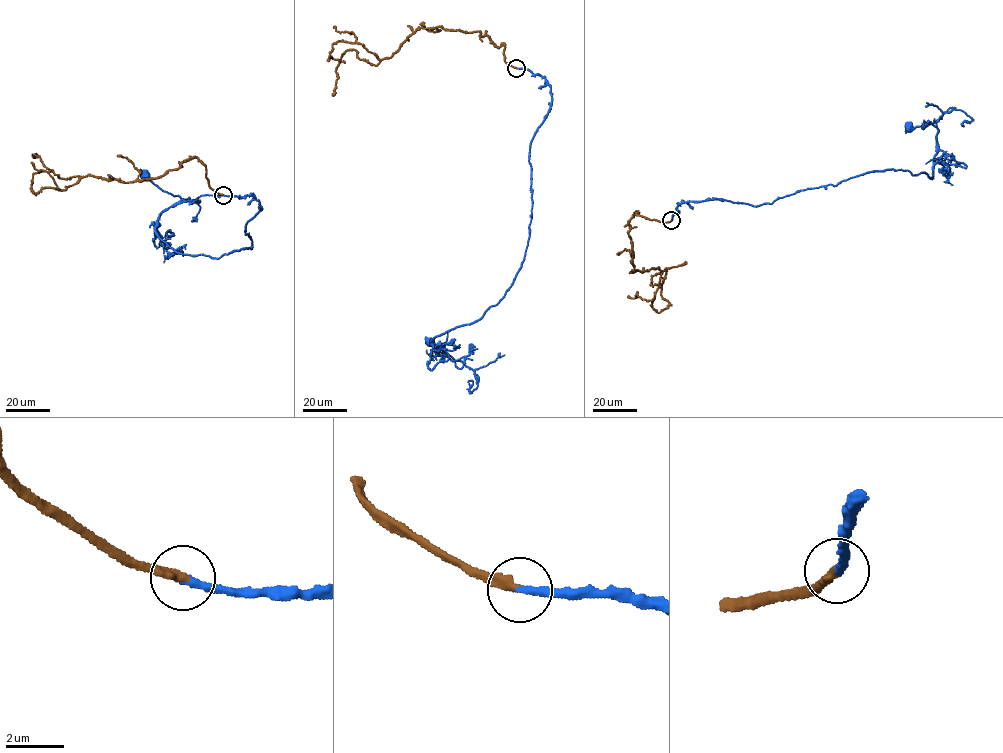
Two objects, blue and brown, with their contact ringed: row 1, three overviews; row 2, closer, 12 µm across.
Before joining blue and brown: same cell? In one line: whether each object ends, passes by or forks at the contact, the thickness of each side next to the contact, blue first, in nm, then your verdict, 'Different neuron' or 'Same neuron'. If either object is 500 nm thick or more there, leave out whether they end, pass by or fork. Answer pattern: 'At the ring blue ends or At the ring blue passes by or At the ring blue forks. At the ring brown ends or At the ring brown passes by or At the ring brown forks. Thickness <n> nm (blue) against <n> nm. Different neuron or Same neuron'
At the ring blue ends. At the ring brown ends. Thickness 240 nm (blue) against 320 nm. Same neuron

